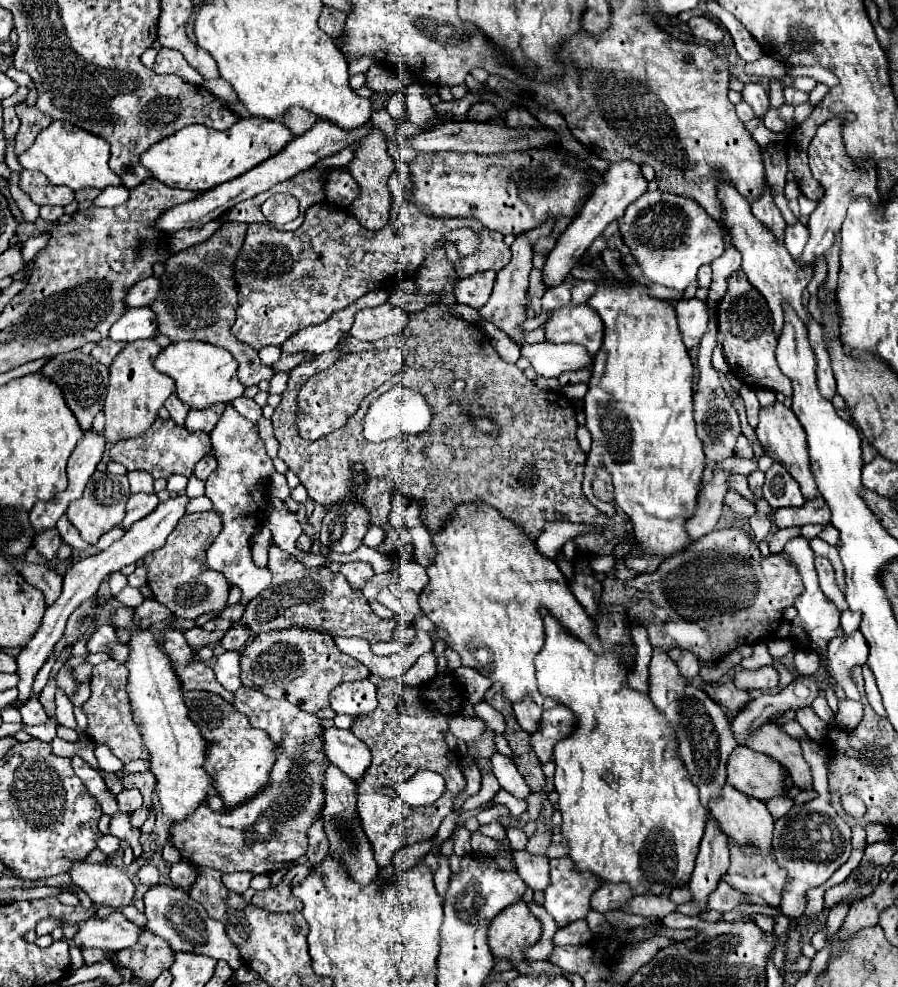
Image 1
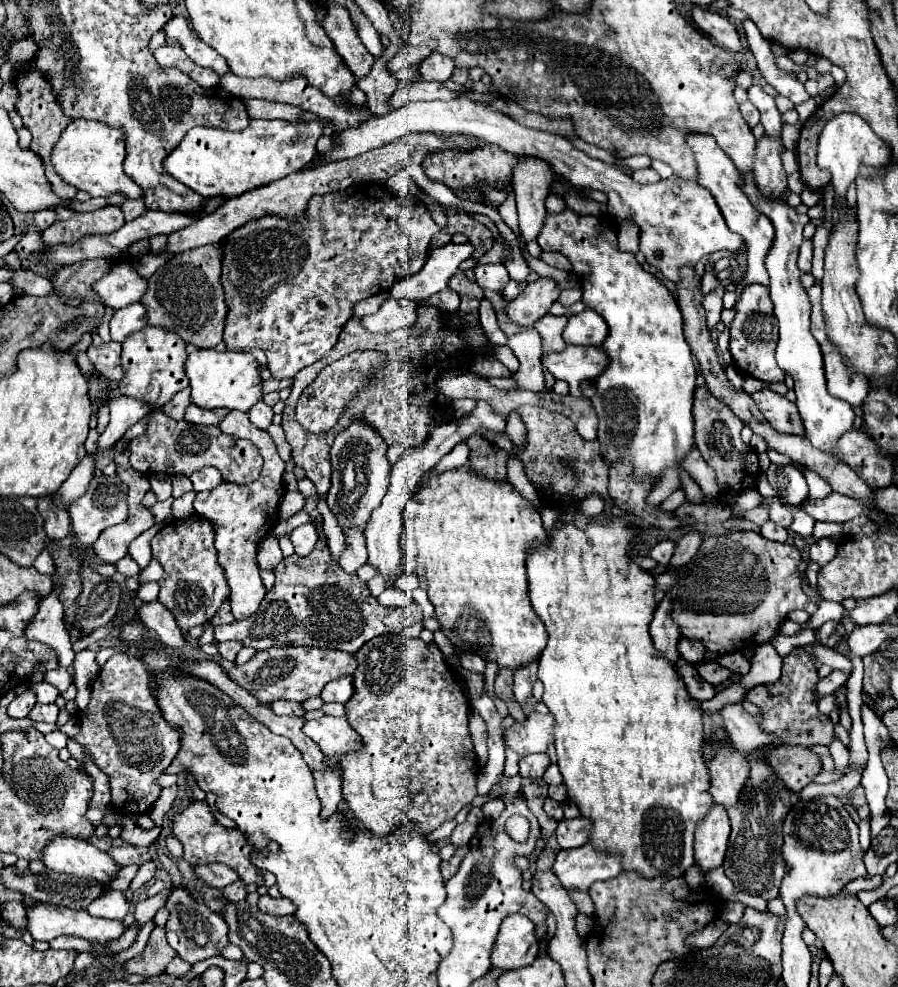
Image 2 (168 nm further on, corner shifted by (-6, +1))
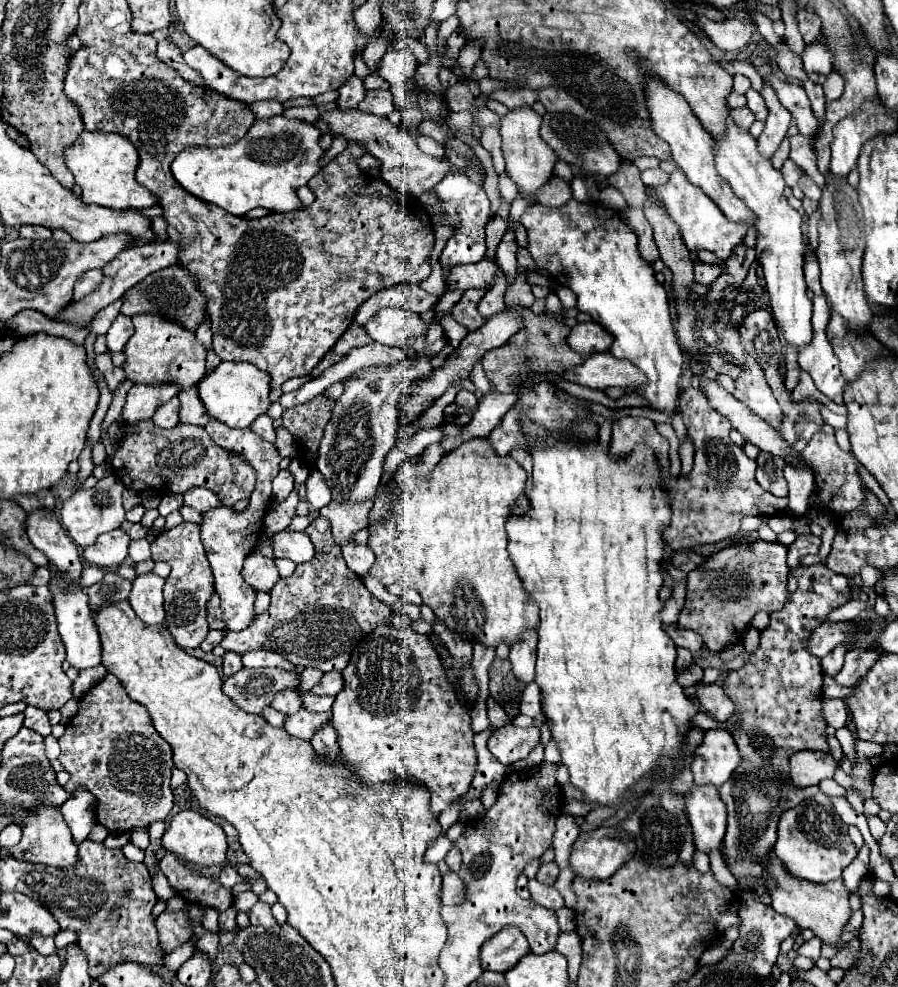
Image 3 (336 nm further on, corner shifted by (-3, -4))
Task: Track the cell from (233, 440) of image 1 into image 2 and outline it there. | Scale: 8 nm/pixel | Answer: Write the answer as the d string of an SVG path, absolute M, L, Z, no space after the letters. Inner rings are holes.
M229 411L223 417L223 421L219 423L219 429L227 435L249 439L255 447L259 447L259 453L263 457L261 477L253 485L241 487L241 485L221 483L221 487L217 487L213 491L197 493L197 497L195 497L195 511L201 517L205 517L207 521L213 521L215 549L217 549L219 565L223 567L227 585L231 589L231 593L229 593L231 613L237 621L241 621L241 619L251 617L259 609L259 603L265 597L265 587L263 587L263 581L259 577L255 555L257 555L257 545L273 531L273 523L279 521L279 515L277 515L279 505L277 503L281 501L281 497L285 493L283 481L281 481L281 475L285 471L285 463L277 455L277 447L275 447L273 439L269 437L269 433L257 429L249 421L247 413Z

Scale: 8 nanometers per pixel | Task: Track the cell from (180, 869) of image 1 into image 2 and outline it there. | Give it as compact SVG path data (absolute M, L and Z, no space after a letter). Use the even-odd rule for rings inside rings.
M213 863L213 865L203 865L203 867L195 867L195 873L199 879L203 879L209 887L217 887L223 889L227 885L231 885L233 881L239 879L237 873L233 873L233 869L229 865L223 863Z

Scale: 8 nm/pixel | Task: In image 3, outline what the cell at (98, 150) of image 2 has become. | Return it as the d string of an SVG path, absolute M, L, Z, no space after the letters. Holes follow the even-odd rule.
M84 130L76 142L72 146L64 148L64 160L68 170L74 174L76 184L82 188L82 202L84 204L98 204L104 208L116 208L116 210L124 210L124 208L150 208L154 206L158 200L152 192L148 192L146 188L142 188L136 178L134 178L134 170L138 166L138 152L132 146L132 142L126 136L120 134L108 134L108 132L88 132Z

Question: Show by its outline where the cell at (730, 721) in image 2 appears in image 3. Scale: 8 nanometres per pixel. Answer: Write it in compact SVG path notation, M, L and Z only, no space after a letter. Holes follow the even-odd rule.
M708 684L708 686L698 686L696 698L704 706L704 710L718 722L726 722L734 714L734 704L730 698L724 694L722 686L718 684Z

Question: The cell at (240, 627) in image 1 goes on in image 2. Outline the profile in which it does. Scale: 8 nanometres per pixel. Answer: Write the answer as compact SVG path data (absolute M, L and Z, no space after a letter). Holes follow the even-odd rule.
M231 641L231 643L219 643L219 653L221 653L221 657L223 659L227 659L227 661L235 661L235 657L237 657L237 653L243 649L243 645L241 643L237 643L237 641Z

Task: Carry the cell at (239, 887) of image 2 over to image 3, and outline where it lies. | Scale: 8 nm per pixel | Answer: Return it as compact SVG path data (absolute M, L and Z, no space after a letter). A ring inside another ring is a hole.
M230 906L224 912L220 912L220 928L232 930L232 932L236 930L236 908L234 906Z

